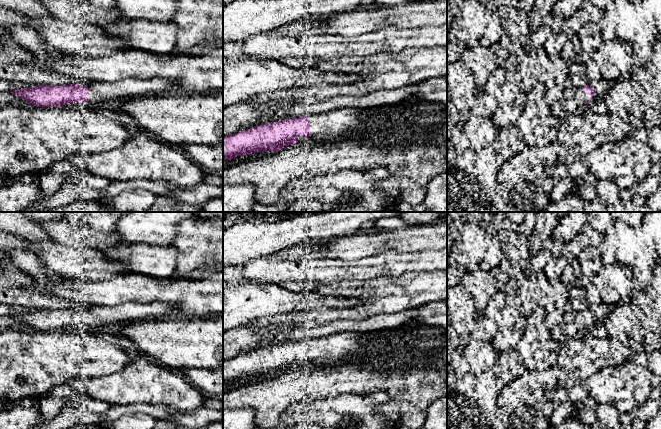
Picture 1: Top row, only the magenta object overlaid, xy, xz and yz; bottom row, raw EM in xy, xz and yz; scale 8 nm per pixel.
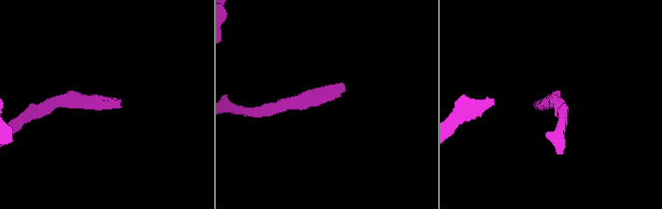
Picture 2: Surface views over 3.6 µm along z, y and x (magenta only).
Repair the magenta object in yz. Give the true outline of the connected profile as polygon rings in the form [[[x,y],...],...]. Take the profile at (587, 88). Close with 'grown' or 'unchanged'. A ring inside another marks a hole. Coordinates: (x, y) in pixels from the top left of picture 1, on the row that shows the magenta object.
[[[607,80],[589,81],[587,85],[578,88],[574,99],[579,104],[586,104],[595,99],[601,98],[602,94],[610,88],[611,82]]] | grown

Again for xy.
[[[130,78],[117,82],[80,81],[69,85],[36,85],[10,92],[36,107],[53,107],[72,102],[115,105],[136,97],[177,93],[180,82],[162,78]]] | grown

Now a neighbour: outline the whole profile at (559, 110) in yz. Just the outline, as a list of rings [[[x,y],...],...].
[[[568,78],[564,83],[565,89],[562,97],[550,106],[552,114],[560,124],[570,116],[581,112],[580,105],[574,99],[576,88]]]

